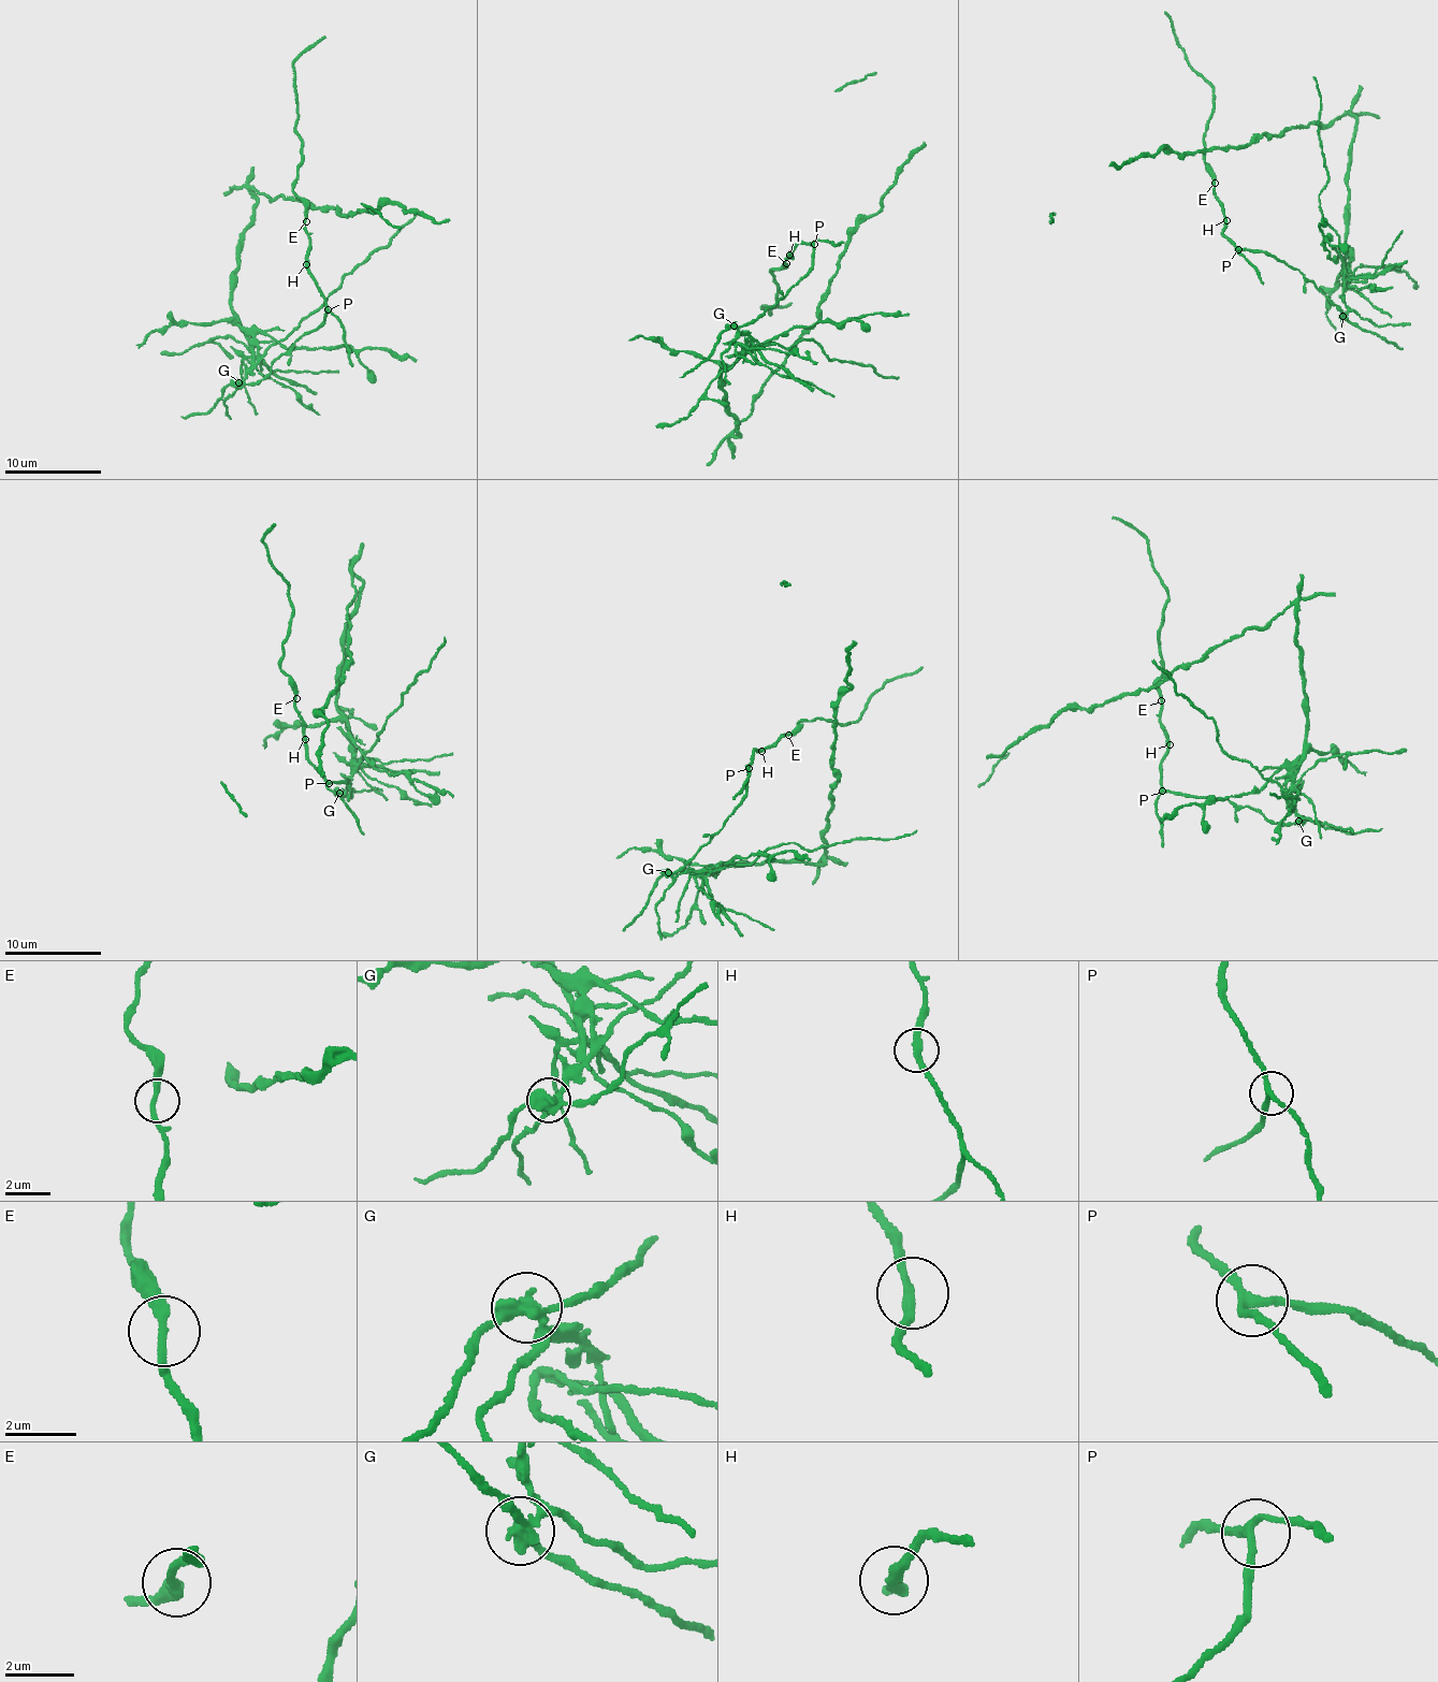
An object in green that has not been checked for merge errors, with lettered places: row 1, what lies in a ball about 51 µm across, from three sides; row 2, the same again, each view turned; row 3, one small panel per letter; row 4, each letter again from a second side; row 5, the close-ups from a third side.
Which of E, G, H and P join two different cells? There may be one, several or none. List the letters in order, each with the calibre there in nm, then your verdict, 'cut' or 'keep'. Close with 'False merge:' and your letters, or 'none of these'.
E: calibre 240 nm; keep
G: calibre 360 nm; cut
H: calibre 260 nm; keep
P: calibre 200 nm; keep
False merge: G

